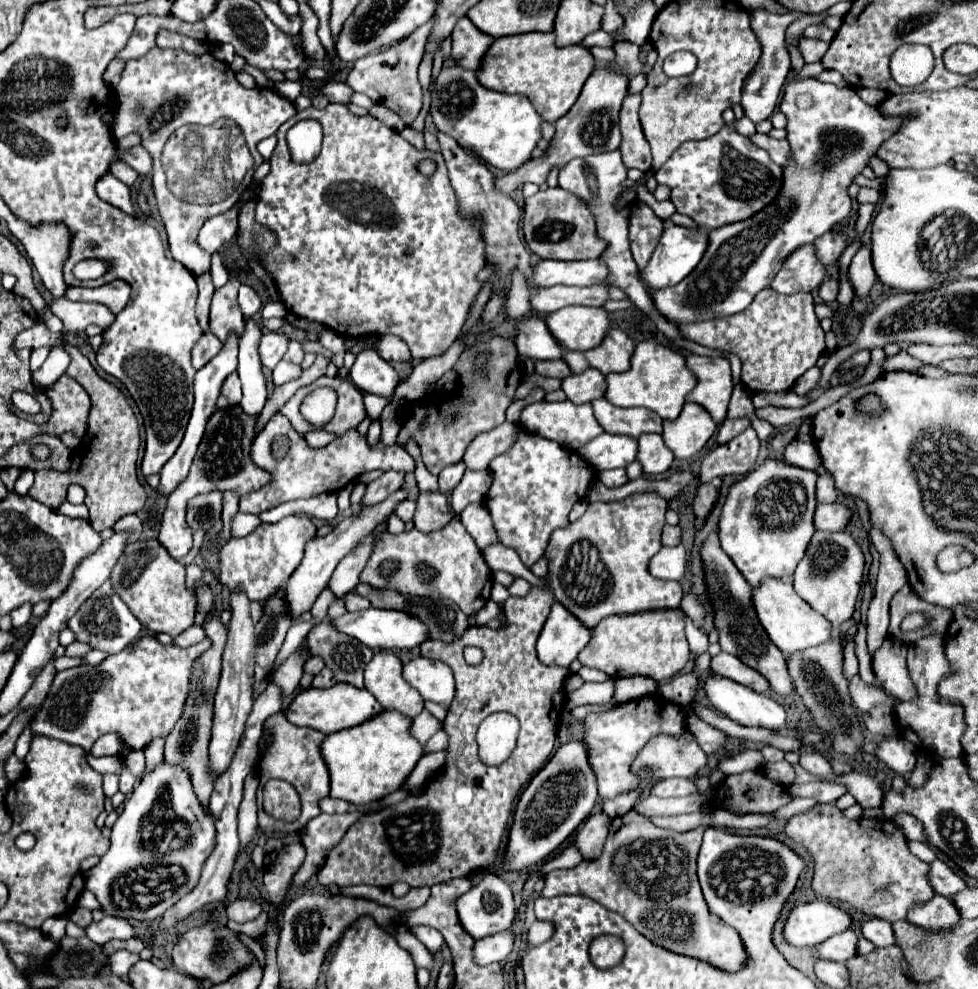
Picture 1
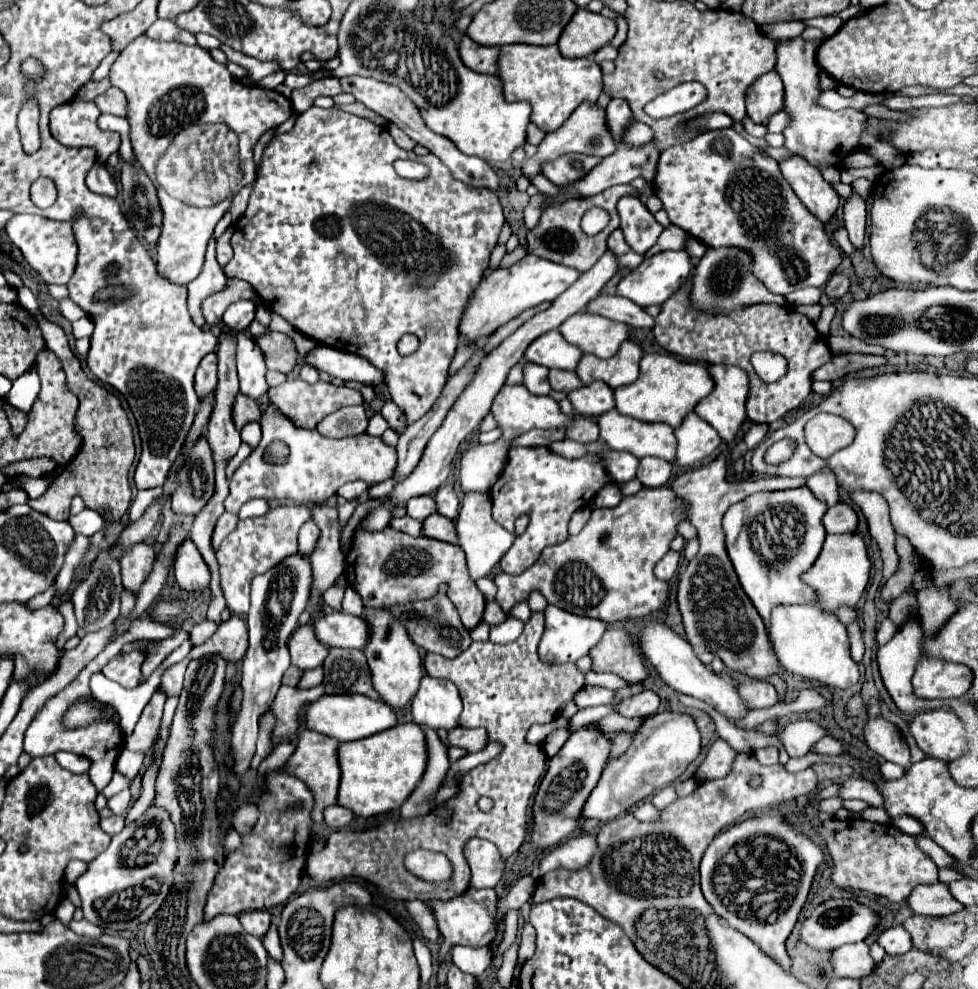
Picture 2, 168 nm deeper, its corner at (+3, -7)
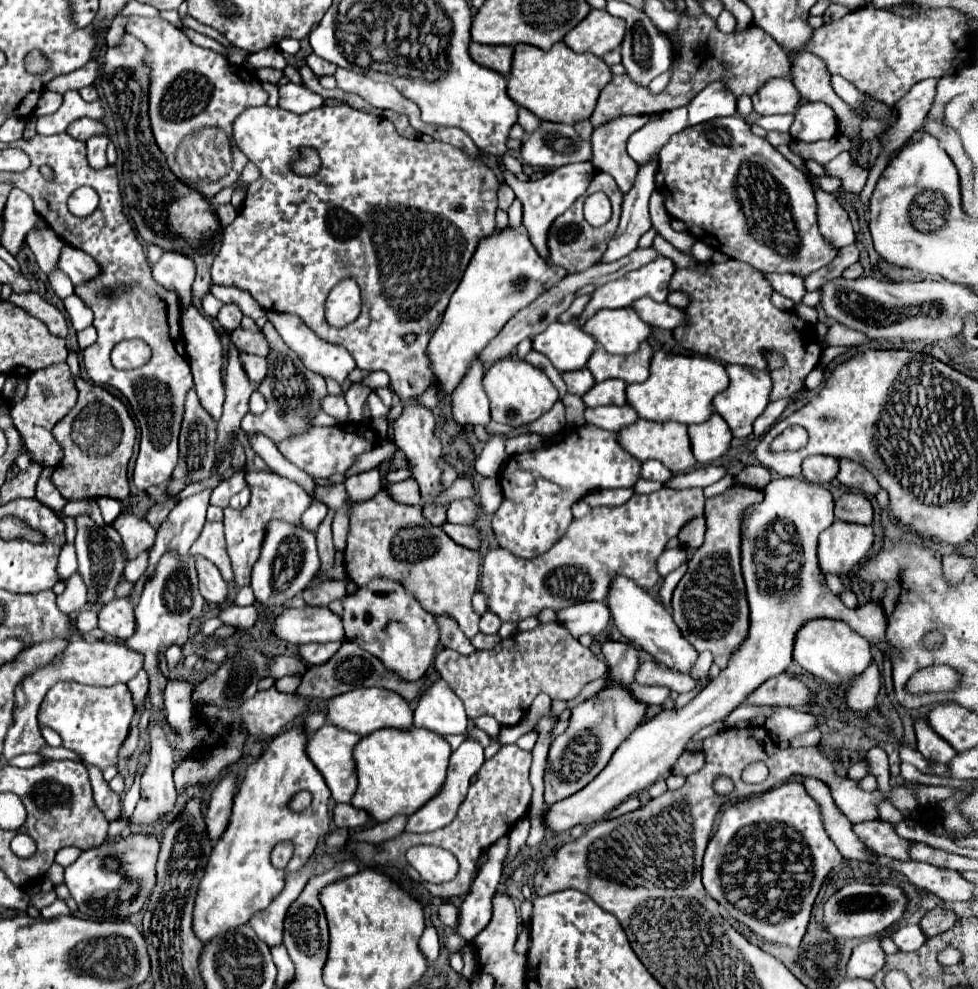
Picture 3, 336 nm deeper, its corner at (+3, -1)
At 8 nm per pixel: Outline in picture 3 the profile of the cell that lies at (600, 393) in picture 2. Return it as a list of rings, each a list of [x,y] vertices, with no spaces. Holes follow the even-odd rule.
[[[606,379],[594,385],[590,393],[582,395],[586,407],[600,407],[600,405],[624,405],[626,403],[626,383],[622,379]]]

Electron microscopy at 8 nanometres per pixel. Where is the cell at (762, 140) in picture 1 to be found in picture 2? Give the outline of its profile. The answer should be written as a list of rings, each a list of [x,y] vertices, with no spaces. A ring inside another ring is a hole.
[[[798,155],[782,161],[780,169],[786,181],[792,185],[794,193],[810,209],[810,213],[816,215],[816,219],[820,219],[824,225],[828,225],[840,205],[840,197],[832,189],[832,185],[822,179],[816,167],[812,167]]]

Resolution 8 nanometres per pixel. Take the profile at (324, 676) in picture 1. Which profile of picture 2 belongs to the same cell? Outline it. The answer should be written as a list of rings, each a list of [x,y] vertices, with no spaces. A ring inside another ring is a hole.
[[[282,685],[276,699],[272,701],[268,713],[276,717],[274,723],[274,739],[292,739],[302,723],[302,711],[306,705],[318,701],[318,697],[324,695],[324,687],[312,687],[312,689],[296,689]]]

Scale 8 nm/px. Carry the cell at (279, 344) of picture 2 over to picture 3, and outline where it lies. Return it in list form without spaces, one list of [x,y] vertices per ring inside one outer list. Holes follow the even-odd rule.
[[[244,317],[242,323],[238,325],[238,329],[234,329],[232,341],[240,351],[250,353],[250,355],[268,357],[268,353],[270,353],[270,345],[266,345],[266,337],[264,337],[262,329],[250,317]]]

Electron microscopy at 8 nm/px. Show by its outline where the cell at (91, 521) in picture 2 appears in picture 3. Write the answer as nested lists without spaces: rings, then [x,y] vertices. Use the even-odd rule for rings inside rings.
[[[100,499],[100,509],[102,509],[102,519],[104,519],[104,523],[112,523],[118,515],[120,515],[120,511],[122,511],[122,503],[120,501],[116,501],[116,499]]]

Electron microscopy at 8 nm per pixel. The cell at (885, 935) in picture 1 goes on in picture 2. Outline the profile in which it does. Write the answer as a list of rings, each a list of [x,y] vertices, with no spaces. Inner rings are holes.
[[[898,925],[898,927],[890,927],[886,929],[880,937],[878,937],[878,943],[886,949],[888,955],[904,955],[912,949],[912,939],[910,939],[910,933]]]

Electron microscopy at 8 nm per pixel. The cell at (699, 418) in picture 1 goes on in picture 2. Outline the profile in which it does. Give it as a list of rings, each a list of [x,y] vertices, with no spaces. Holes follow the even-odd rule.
[[[696,413],[686,417],[686,423],[674,431],[678,441],[678,459],[676,463],[682,467],[690,467],[706,457],[710,457],[722,443],[718,431],[700,419]]]

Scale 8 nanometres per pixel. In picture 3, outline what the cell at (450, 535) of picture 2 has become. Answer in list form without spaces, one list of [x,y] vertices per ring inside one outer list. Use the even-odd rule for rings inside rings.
[[[450,521],[442,523],[440,527],[442,527],[442,531],[448,533],[458,545],[464,545],[464,547],[468,547],[468,549],[478,549],[480,537],[478,537],[478,531],[476,531],[474,527],[470,527],[470,525],[454,525],[454,523],[450,523]]]

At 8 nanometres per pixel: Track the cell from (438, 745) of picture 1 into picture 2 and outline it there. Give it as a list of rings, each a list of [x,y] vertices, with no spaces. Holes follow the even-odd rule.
[[[478,727],[478,729],[454,729],[448,733],[448,741],[450,745],[458,745],[458,747],[464,747],[468,749],[470,753],[474,751],[482,751],[486,745],[488,745],[488,731]]]

